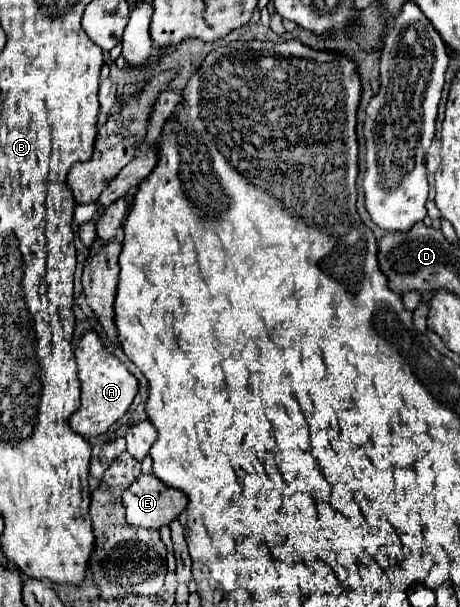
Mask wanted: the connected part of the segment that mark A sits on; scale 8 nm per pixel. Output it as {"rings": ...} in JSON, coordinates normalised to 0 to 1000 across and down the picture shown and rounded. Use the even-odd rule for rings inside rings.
{"rings":[[[200,544],[170,560],[161,573],[161,586],[170,600],[178,669],[170,679],[152,685],[152,705],[183,722],[200,722],[230,712],[283,672],[291,652],[300,649],[300,626],[278,613],[278,606],[248,583],[239,583],[226,573],[217,554]]]}

